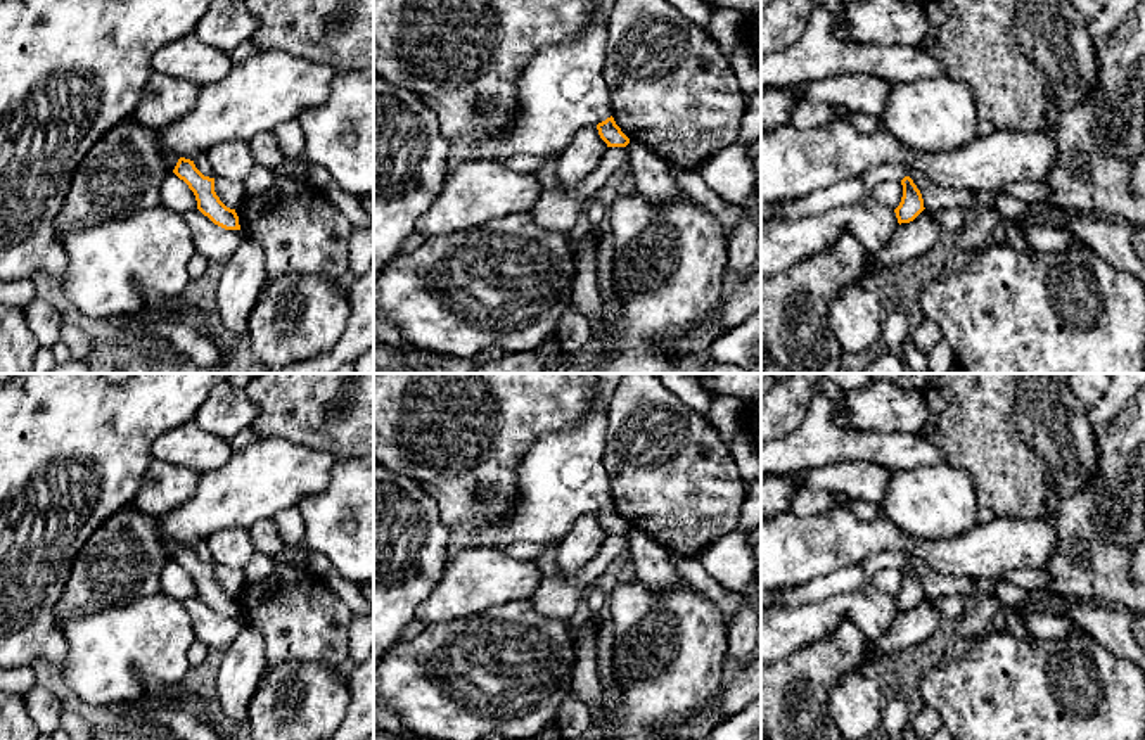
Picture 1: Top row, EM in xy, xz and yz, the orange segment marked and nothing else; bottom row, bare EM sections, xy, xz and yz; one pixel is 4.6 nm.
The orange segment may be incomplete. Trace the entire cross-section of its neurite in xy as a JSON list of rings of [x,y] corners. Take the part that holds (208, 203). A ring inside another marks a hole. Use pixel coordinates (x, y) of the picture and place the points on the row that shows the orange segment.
[[[180,157],[173,173],[194,192],[197,209],[225,230],[240,230],[235,209],[227,207],[214,192],[214,178],[204,176],[194,161]]]

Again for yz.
[[[910,176],[901,180],[903,185],[903,197],[899,206],[894,209],[898,223],[910,223],[913,221],[925,207],[924,199],[917,185]]]

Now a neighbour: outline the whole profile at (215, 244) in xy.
[[[197,207],[183,214],[197,254],[209,265],[223,266],[228,263],[240,244],[240,230],[225,230],[214,225]]]

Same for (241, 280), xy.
[[[240,232],[240,244],[232,259],[220,266],[216,306],[227,329],[242,342],[247,320],[268,280],[263,249]]]

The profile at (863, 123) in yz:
[[[854,112],[851,124],[861,135],[872,135],[880,128],[879,118],[875,118],[872,114],[863,114],[863,112]]]

